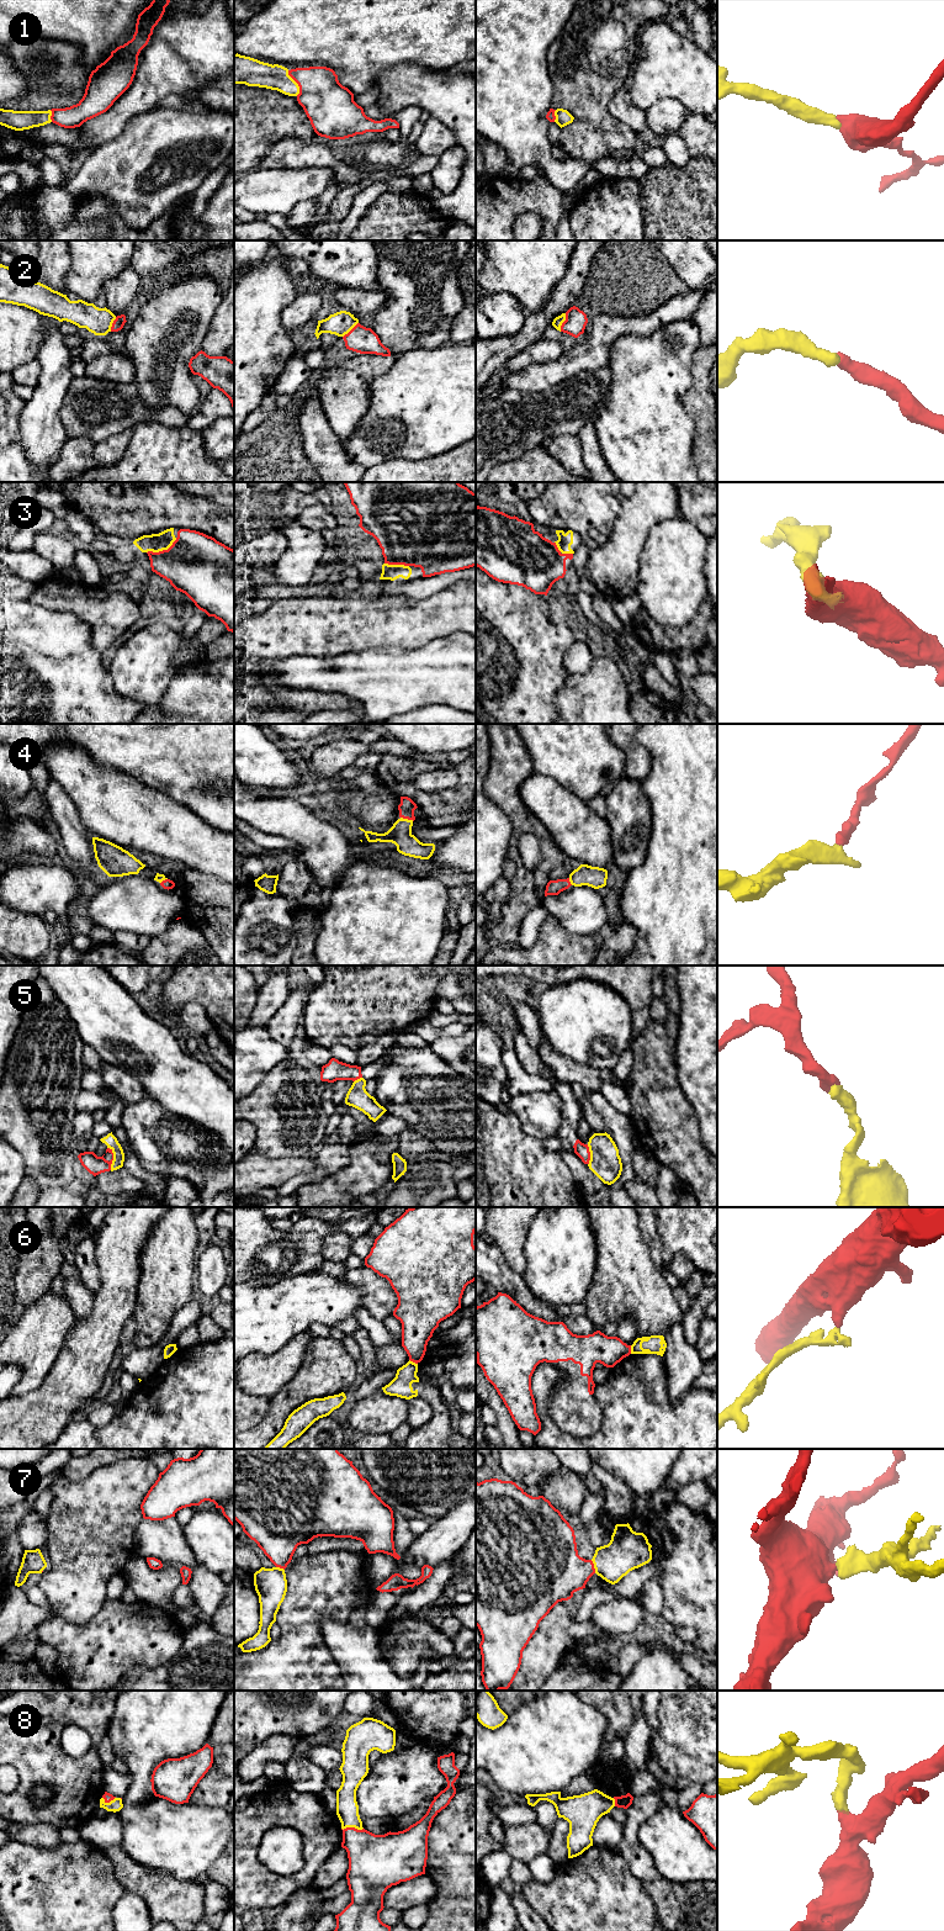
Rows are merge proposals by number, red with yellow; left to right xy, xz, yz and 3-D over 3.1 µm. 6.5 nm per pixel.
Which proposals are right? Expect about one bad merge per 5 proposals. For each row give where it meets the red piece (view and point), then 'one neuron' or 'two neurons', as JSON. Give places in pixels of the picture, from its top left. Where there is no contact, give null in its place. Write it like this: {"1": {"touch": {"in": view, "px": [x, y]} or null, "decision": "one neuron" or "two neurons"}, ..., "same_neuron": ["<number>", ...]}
{"1": {"touch": {"in": "xz", "px": [296, 81]}, "decision": "one neuron"}, "2": {"touch": {"in": "yz", "px": [563, 322]}, "decision": "one neuron"}, "3": {"touch": {"in": "xy", "px": [163, 550]}, "decision": "one neuron"}, "4": {"touch": {"in": "xz", "px": [407, 818]}, "decision": "one neuron"}, "5": {"touch": {"in": "xy", "px": [112, 1158]}, "decision": "one neuron"}, "6": {"touch": {"in": "xz", "px": [413, 1361]}, "decision": "two neurons"}, "7": {"touch": {"in": "yz", "px": [593, 1566]}, "decision": "one neuron"}, "8": {"touch": {"in": "xz", "px": [351, 1828]}, "decision": "one neuron"}, "same_neuron": ["1", "2", "3", "4", "5", "7", "8"]}

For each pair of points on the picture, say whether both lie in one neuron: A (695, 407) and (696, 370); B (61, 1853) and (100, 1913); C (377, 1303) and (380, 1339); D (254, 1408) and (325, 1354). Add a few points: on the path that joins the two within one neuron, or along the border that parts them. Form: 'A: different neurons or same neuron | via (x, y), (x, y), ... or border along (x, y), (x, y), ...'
A: same neuron | via (699, 398), (699, 379)
B: same neuron | via (65, 1868), (65, 1878), (85, 1898)
C: different neurons | border along (364, 1307), (381, 1321)
D: different neurons | border along (269, 1398), (266, 1413), (255, 1424)

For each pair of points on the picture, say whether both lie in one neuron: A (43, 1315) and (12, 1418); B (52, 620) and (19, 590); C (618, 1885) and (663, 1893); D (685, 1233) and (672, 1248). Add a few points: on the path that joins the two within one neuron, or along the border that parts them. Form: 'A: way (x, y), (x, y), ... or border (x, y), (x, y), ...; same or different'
A: border (44, 1379), (36, 1389), (12, 1397); different
B: border (12, 599), (26, 601); different
C: border (629, 1867), (632, 1876), (651, 1899), (657, 1918); different
D: way (682, 1237), (674, 1244); same

